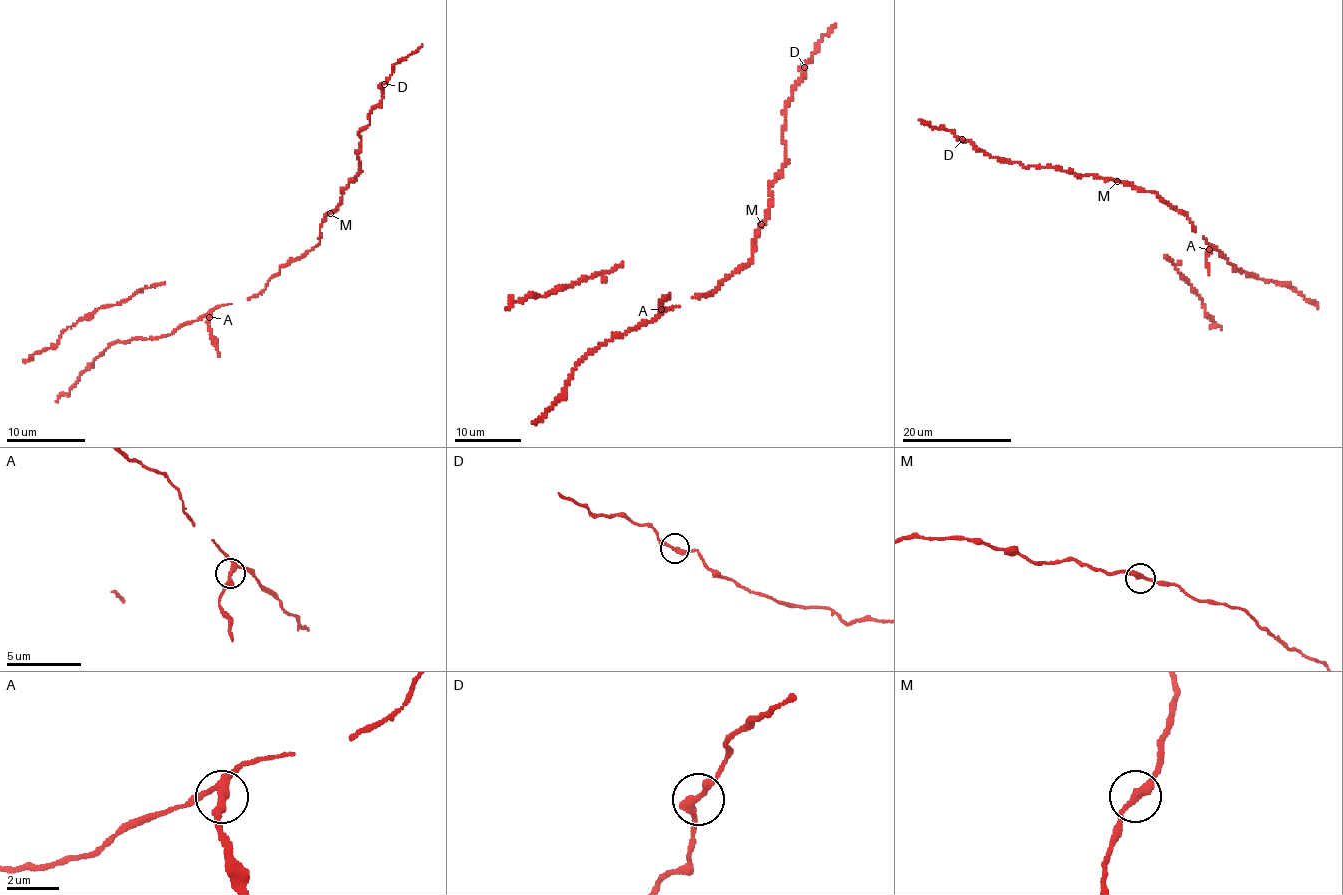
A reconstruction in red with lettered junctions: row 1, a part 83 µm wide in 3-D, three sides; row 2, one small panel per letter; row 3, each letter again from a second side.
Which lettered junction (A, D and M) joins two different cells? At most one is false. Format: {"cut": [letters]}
{"cut": ["A"]}

